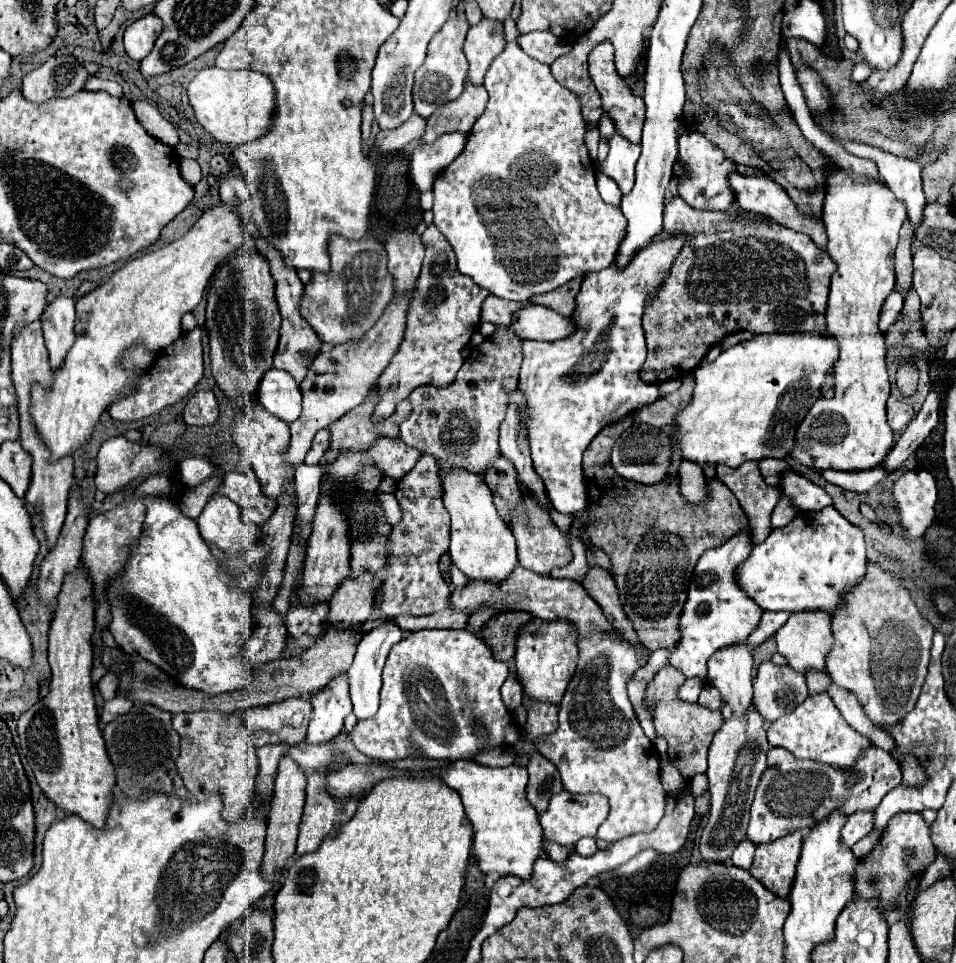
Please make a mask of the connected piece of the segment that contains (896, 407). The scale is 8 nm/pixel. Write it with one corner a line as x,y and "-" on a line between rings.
889,396
889,400
887,400
887,420
889,420
889,426
891,426
893,432
903,430
913,420
913,416
915,416
915,412
907,402
903,402
895,396

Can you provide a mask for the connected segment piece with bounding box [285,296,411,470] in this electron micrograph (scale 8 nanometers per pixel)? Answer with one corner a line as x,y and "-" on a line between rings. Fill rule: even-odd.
401,296
389,302
383,316
377,320
377,324
369,332
365,332
361,340
351,340
349,344
337,344
331,350
321,352
317,360
313,360
305,380
301,382
303,412
293,424
289,424
291,440
289,440
289,452
285,452
285,460
293,464
293,470
305,460
317,430
329,428
329,424
337,422
341,416
357,408
357,404
361,404
369,396
377,378
389,366
393,354
397,352
403,340
405,314
409,308
409,300
411,296
-
349,378
353,378
353,382

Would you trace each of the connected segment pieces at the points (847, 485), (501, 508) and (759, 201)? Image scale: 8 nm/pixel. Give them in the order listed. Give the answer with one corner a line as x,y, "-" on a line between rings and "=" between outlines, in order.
871,468
869,472
835,472
835,470
827,470
821,472
825,480
841,486
843,490
851,490
857,494
865,494
869,492
875,484
879,484
887,474
883,468
=
499,456
493,462
493,468
485,474
485,482
489,484
493,492
493,502
497,506
497,512
505,522
511,520
511,510
519,502
521,492
517,486
517,474
513,472
513,464
505,460
505,456
=
733,172
733,174
729,174
729,184
731,184
731,190
735,194
735,202
741,208
741,212
765,216
765,218
775,220
777,224
783,224
791,230
803,232
817,244
817,248
825,250
827,234
825,234
823,220
815,218
815,216
805,216
805,212
801,212
797,208
797,204
791,204
791,198
787,196
787,192
783,188
779,188
779,184
773,182
769,176
741,176
739,172

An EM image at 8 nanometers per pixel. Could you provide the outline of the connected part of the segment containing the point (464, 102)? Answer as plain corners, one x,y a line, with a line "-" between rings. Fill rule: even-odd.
465,82
465,90
457,100
451,100
449,104
443,104
433,112
433,116
427,118
425,128
425,142
433,142
437,136
445,132
469,132
475,124
475,120
481,116
481,112
487,106
487,90
477,84

